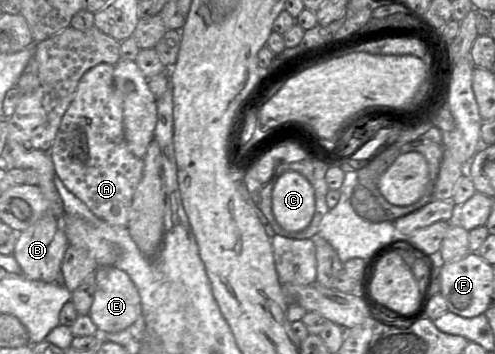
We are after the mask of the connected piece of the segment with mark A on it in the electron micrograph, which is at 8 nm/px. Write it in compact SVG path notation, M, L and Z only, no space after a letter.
M101 63L82 76L75 96L62 118L50 156L55 173L65 187L85 203L97 218L110 225L127 227L133 196L143 176L144 161L130 151L125 139L123 99L113 85L114 67Z

